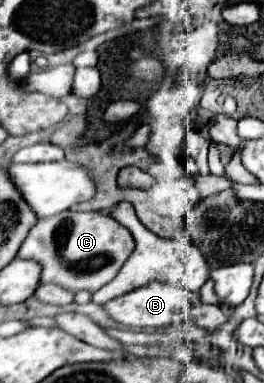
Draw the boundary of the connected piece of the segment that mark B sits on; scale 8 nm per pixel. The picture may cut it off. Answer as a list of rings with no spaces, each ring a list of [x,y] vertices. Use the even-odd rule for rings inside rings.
[[[149,282],[129,294],[123,294],[111,302],[105,304],[105,310],[107,314],[119,322],[119,324],[125,324],[129,328],[159,328],[159,326],[169,326],[173,324],[175,316],[181,314],[183,320],[189,320],[193,322],[195,326],[199,328],[207,328],[207,330],[213,330],[213,328],[219,328],[223,322],[229,320],[227,314],[223,314],[217,306],[207,306],[199,300],[199,292],[191,292],[187,288],[179,288],[179,286],[169,286],[165,282]]]

